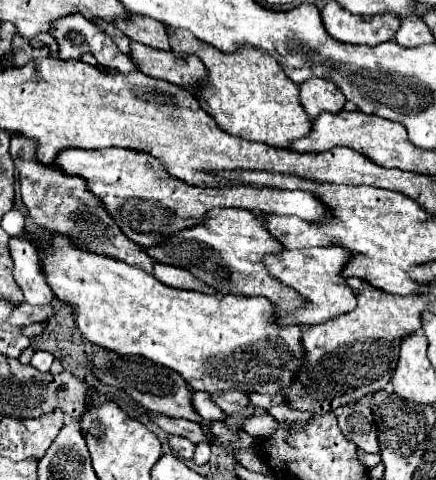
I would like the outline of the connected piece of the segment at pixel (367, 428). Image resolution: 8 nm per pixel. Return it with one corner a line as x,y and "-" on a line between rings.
355,403
343,407
343,411
337,415
341,433
353,441
359,449
367,453
379,453
379,441
377,441
377,427
373,421
373,413
369,407

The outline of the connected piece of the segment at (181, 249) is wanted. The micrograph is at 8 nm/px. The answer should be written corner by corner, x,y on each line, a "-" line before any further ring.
217,207
207,213
203,223
177,231
155,247
143,247
143,251
157,263
169,263
187,269
223,295
237,293
267,297
279,313
289,313
305,303
299,293
295,293
291,287
285,287
283,283
277,283
277,279
273,279
263,267
263,257
283,251
283,247
263,227
261,217
253,211

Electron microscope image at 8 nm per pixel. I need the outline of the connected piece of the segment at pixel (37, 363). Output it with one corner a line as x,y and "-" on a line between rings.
35,351
33,359
31,359
31,367
37,367
41,373
47,373
51,363
53,363
53,355
47,351

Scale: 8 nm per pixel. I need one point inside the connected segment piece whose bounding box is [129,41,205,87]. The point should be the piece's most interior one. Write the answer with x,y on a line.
184,71

